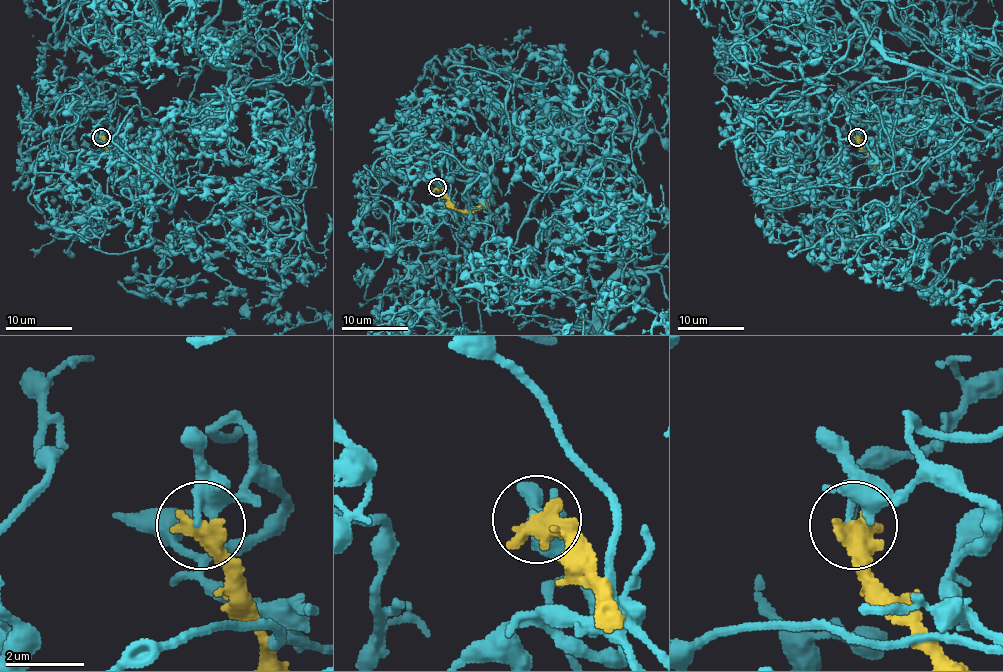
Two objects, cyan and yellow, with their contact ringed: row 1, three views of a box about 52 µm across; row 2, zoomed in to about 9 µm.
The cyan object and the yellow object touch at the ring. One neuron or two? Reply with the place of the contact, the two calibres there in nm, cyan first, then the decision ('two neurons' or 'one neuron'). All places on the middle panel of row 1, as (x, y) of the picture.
(437, 187) | 260/550 nm | two neurons

